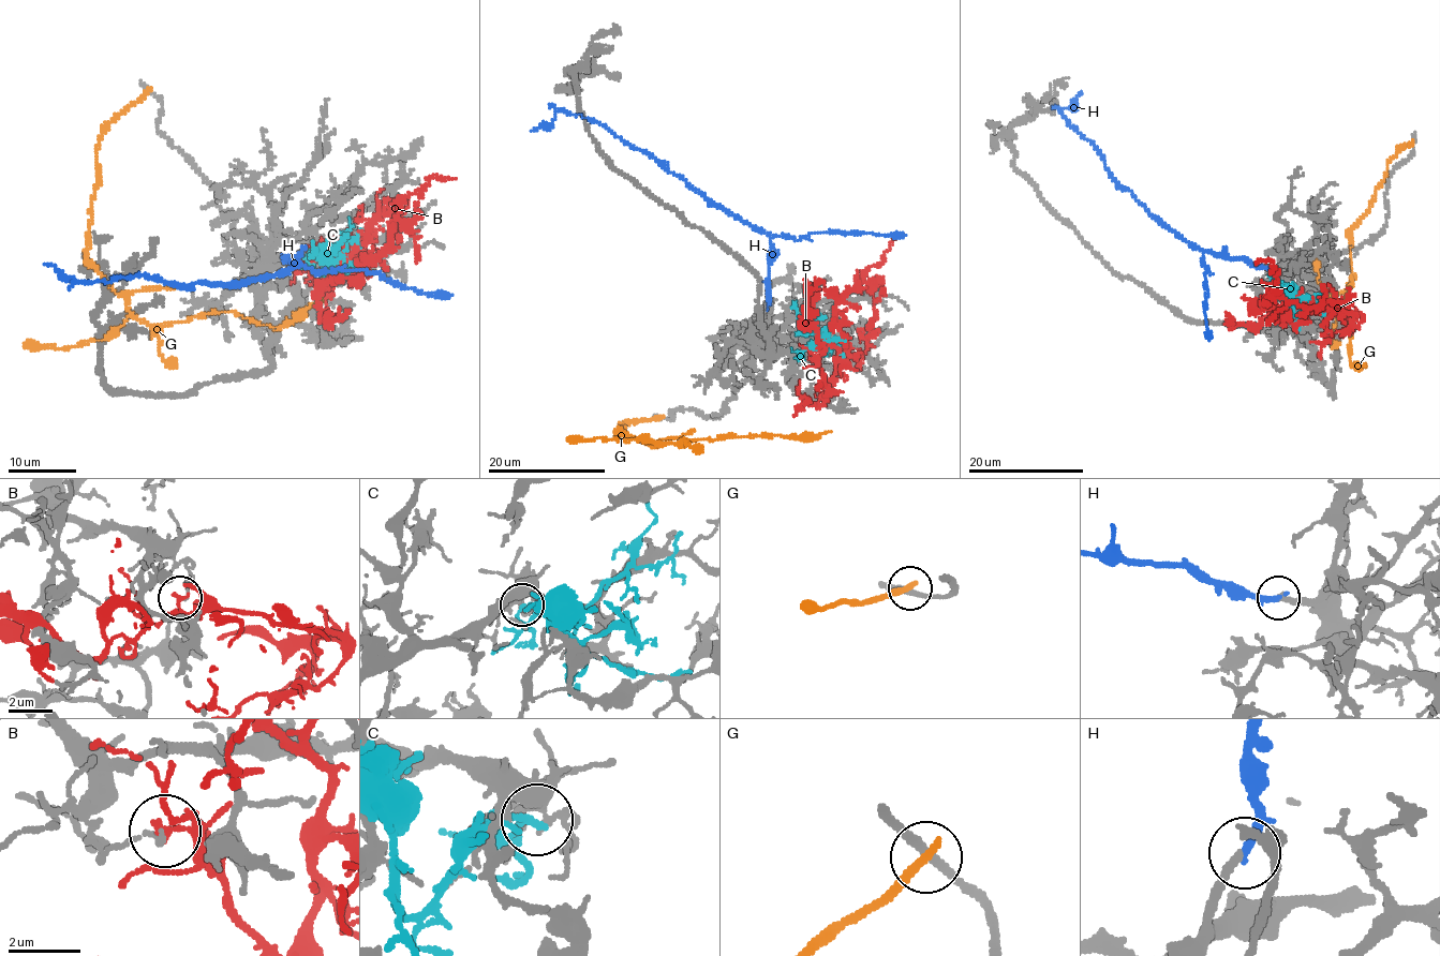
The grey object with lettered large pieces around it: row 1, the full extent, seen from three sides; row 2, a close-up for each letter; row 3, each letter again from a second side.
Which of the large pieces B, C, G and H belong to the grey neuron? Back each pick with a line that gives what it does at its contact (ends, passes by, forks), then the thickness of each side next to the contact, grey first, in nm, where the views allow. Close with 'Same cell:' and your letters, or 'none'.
H: It ends there. Thickness 280 nm (grey) against 280 nm
Same cell: H

